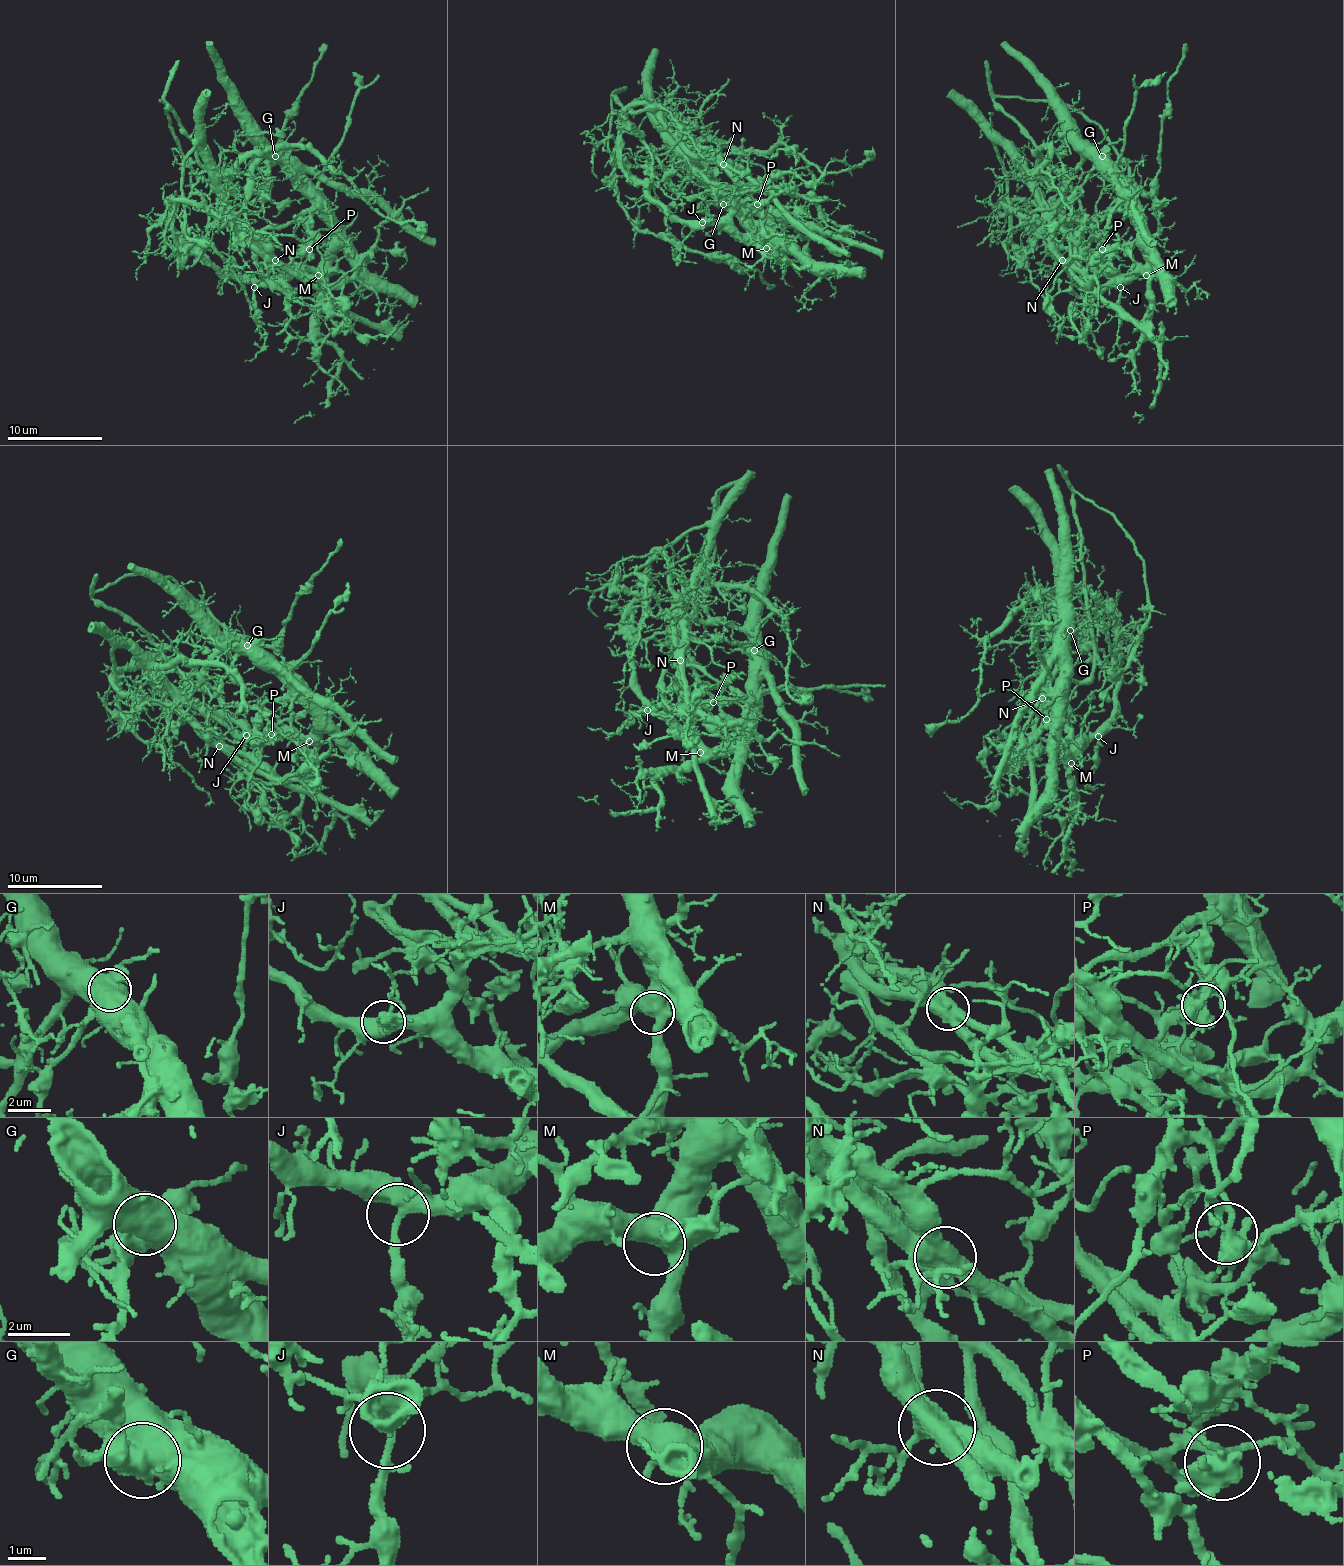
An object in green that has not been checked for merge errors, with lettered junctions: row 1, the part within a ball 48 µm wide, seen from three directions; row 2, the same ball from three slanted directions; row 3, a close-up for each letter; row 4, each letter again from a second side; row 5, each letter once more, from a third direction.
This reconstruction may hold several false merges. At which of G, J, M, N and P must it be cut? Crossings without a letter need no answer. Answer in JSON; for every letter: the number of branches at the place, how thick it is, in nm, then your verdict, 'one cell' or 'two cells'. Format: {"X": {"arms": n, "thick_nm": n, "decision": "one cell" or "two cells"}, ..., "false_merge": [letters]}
{"G": {"arms": 2, "thick_nm": 800, "decision": "two cells"}, "J": {"arms": 5, "thick_nm": 420, "decision": "one cell"}, "M": {"arms": 2, "thick_nm": 600, "decision": "one cell"}, "N": {"arms": 2, "thick_nm": 700, "decision": "two cells"}, "P": {"arms": 6, "thick_nm": 480, "decision": "two cells"}, "false_merge": ["G", "N", "P"]}

